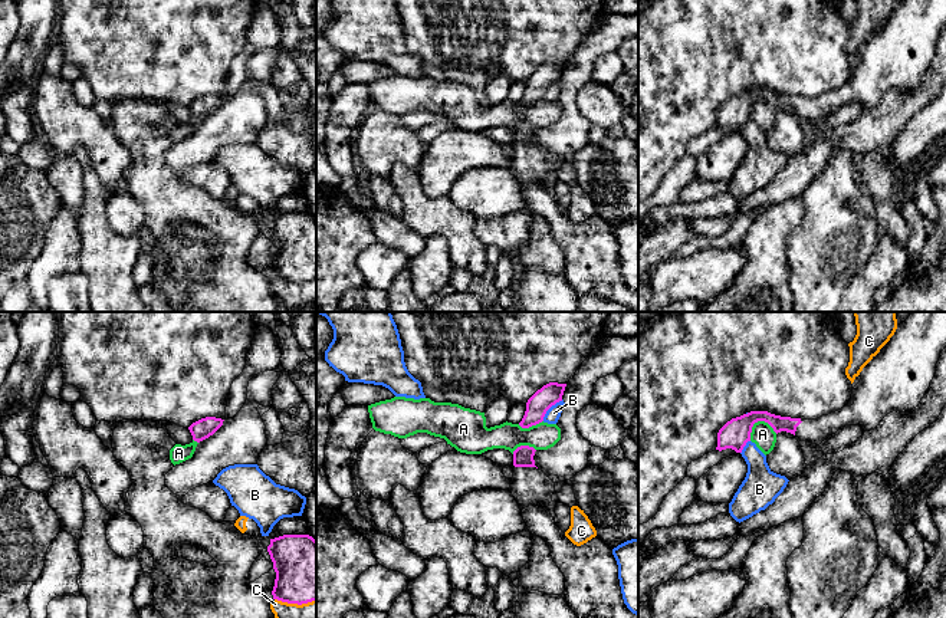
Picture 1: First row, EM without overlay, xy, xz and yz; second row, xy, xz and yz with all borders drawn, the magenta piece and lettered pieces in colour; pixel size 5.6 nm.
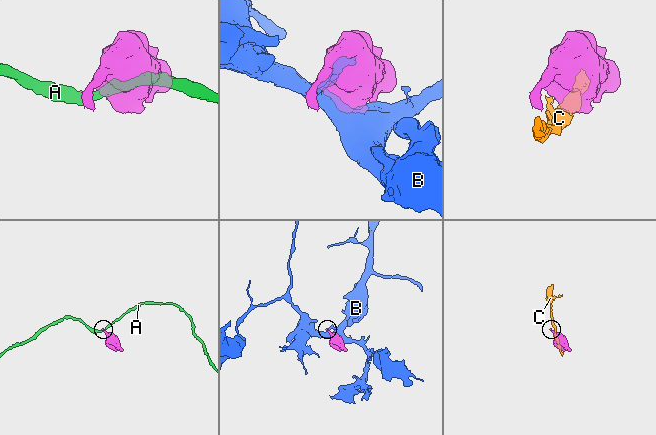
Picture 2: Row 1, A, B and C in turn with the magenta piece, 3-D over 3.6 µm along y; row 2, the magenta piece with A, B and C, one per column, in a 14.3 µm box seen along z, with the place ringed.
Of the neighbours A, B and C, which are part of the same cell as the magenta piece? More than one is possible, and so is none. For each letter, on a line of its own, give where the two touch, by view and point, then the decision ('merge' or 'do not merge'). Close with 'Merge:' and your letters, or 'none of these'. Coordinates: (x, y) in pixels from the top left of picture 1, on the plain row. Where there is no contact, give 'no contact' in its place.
A: contact yz (756, 99); do not merge
B: contact xz (549, 85); do not merge
C: contact xy (295, 280); do not merge
Merge: none of these

